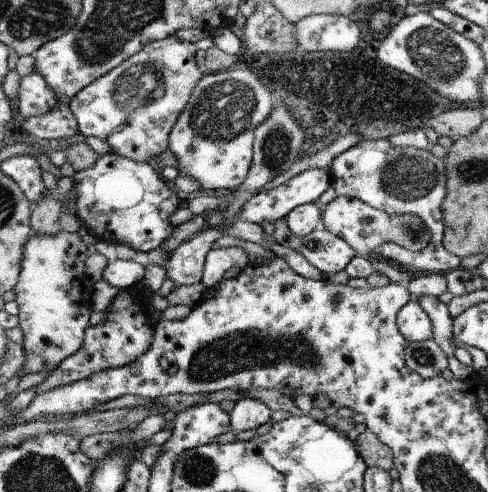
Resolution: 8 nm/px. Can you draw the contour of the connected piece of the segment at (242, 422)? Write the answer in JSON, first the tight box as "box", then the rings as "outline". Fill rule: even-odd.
{"box":[231,399,273,433],"outline":[[[240,399],[231,416],[231,430],[234,433],[256,429],[270,420],[273,411],[264,403],[254,399]]]}

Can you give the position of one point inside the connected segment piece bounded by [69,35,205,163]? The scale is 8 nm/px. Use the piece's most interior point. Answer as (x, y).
(133, 108)

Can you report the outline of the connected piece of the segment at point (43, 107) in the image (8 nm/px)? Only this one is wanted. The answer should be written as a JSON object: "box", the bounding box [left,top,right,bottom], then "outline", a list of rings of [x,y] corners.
{"box":[17,71,57,119],"outline":[[[36,71],[21,77],[17,98],[19,111],[26,119],[46,114],[46,111],[55,109],[57,105],[54,92],[47,88],[46,81]]]}

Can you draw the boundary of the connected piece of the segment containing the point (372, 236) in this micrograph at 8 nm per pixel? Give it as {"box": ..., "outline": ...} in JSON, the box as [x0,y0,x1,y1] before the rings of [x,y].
{"box":[321,196,431,257],"outline":[[[337,196],[322,208],[321,227],[332,234],[343,238],[360,257],[369,257],[371,252],[377,252],[380,245],[395,242],[403,246],[404,250],[419,251],[431,239],[431,234],[420,218],[416,215],[392,216],[387,212],[372,208],[360,199],[349,199]]]}

